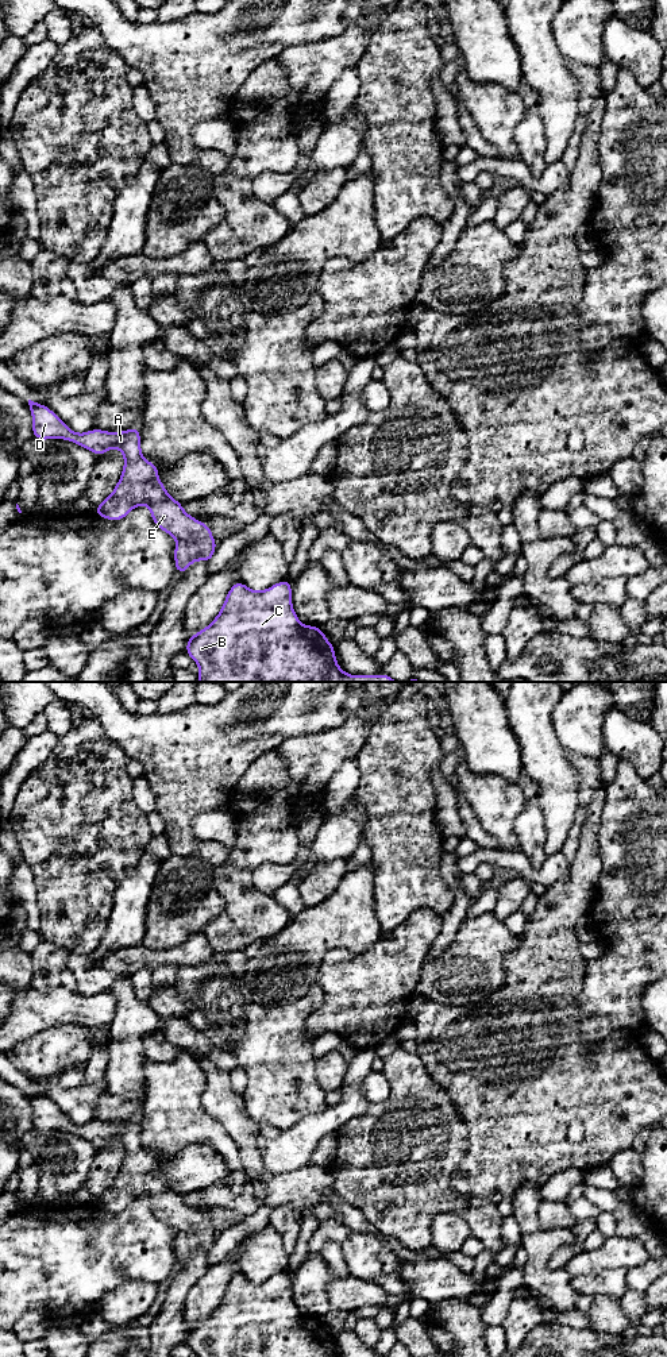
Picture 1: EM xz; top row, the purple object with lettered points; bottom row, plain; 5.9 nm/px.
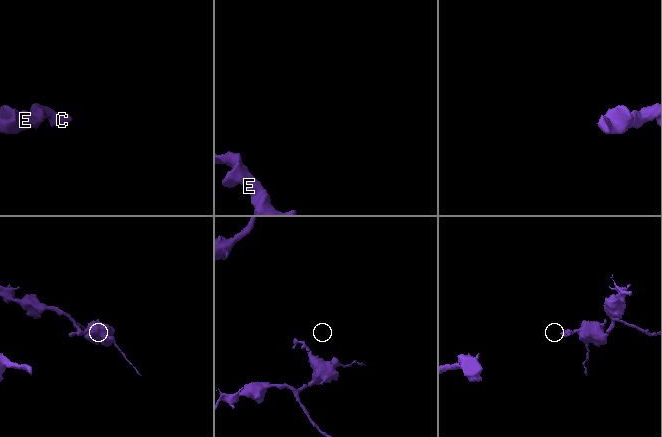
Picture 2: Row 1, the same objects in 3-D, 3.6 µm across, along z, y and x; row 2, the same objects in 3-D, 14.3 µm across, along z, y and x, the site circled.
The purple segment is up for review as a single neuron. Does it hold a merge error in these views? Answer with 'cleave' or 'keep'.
keep

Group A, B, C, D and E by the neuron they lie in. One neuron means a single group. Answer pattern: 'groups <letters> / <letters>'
groups A B C D E

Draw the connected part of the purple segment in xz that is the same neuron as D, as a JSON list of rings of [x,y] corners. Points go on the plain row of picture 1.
[[[28,1091],[32,1107],[32,1126],[39,1132],[65,1130],[73,1133],[97,1148],[104,1146],[111,1140],[119,1140],[123,1144],[124,1159],[115,1181],[96,1198],[96,1207],[111,1213],[123,1211],[134,1199],[147,1196],[151,1210],[157,1219],[171,1226],[177,1235],[174,1238],[176,1262],[181,1267],[196,1252],[209,1253],[215,1245],[217,1234],[212,1229],[212,1222],[207,1214],[201,1215],[196,1208],[189,1207],[182,1195],[167,1186],[165,1176],[159,1172],[159,1157],[146,1152],[140,1140],[139,1119],[131,1119],[123,1123],[108,1123],[95,1119],[89,1123],[76,1125],[72,1122],[50,1099]]]

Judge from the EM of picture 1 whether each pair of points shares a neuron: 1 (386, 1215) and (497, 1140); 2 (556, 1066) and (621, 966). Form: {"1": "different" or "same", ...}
{"1": "different", "2": "different"}

